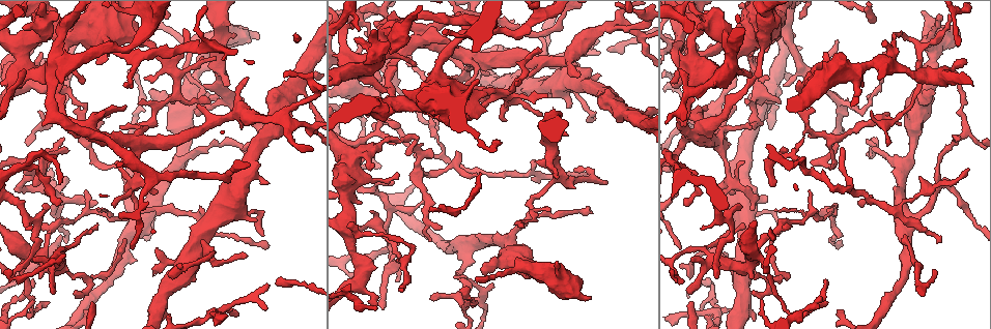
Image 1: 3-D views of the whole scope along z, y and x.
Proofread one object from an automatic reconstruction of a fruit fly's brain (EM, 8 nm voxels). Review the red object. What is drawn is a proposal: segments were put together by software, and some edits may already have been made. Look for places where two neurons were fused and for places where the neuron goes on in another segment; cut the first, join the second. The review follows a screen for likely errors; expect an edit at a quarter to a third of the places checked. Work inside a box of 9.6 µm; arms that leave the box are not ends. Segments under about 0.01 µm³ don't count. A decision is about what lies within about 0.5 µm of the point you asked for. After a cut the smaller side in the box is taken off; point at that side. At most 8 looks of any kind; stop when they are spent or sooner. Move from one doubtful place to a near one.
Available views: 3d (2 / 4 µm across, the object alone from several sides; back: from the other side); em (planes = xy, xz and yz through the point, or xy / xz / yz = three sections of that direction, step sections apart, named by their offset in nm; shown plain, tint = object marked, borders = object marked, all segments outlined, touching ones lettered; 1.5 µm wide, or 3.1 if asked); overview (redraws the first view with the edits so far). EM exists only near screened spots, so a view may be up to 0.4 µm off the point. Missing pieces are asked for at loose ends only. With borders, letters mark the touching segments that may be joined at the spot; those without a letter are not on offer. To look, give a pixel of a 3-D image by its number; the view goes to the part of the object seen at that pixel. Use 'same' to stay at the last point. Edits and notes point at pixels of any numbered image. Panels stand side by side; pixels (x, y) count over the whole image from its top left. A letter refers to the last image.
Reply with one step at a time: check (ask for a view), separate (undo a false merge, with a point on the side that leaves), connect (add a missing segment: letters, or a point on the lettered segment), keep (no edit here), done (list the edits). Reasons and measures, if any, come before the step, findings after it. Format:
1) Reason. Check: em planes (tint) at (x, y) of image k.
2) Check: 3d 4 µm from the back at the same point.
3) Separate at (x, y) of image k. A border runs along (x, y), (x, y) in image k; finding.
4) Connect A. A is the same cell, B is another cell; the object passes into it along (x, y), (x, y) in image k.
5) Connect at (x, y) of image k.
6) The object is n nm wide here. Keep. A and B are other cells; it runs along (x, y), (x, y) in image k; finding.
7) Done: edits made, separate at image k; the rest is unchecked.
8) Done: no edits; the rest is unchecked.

Check: em yz step 8 (tint) at (685, 316) of image 1.

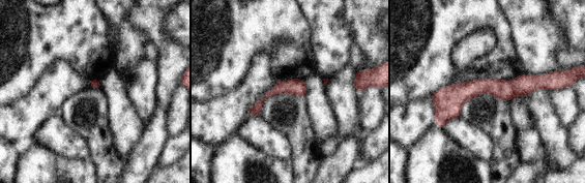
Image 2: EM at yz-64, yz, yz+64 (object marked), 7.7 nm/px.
Another direction. Check: em planes (tint) at the same point.

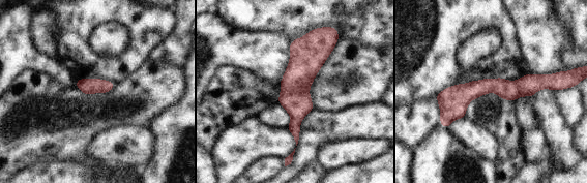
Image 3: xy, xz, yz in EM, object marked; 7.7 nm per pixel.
What lies round it. Check: em planes (borders) at the same point.

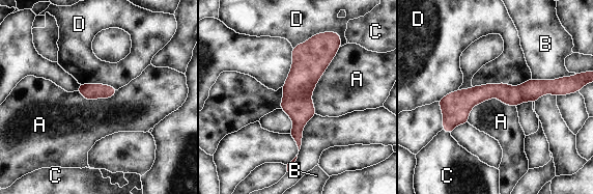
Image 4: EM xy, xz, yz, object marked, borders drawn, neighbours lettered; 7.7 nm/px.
Keep. A, B, C and D are other cells; it runs along (559, 92), (479, 93), (445, 127) in image 4; one neuron here.

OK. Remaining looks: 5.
Check: 3d 2 µm at (115, 206) of image 1.

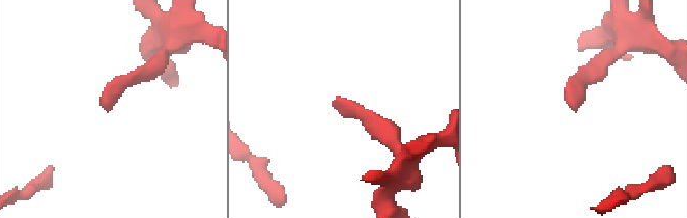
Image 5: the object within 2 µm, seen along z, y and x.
Check: em yz step 4 (tint) at (341, 110) of image 5.

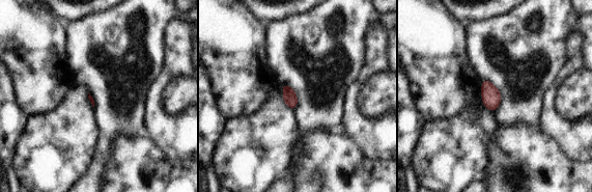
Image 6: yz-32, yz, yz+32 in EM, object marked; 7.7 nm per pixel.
Check: em planes (borders) at the same point.

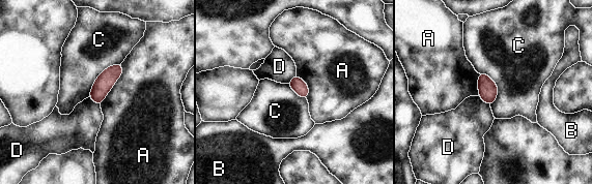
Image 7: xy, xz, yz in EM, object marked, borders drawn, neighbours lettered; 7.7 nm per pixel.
The object is 120 nm wide here. Keep. A, B, C and D are other cells; a border runs along (120, 63), (96, 78), (88, 96) in image 7; none of them fits.

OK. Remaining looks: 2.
Branch stops here. Check: 3d 4 µm at (224, 85) of image 1.

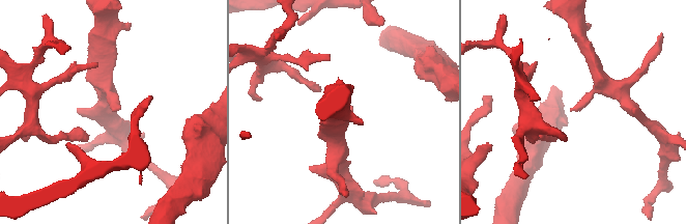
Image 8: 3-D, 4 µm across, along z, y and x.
Shape alone is not enough. Check: em planes (borders) at (572, 108) of image 8.

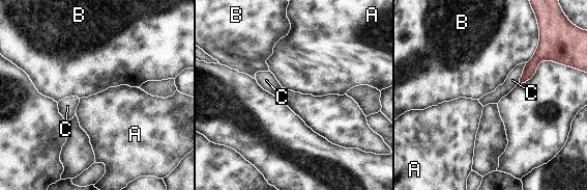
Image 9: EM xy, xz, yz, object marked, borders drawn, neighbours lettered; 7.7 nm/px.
Keep. A, B and C are other cells; a border runs along (539, 41), (535, 53), (526, 62) in image 9; no lettered segment goes on from it.

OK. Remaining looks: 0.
Done: no edits; the rest is unchecked.

